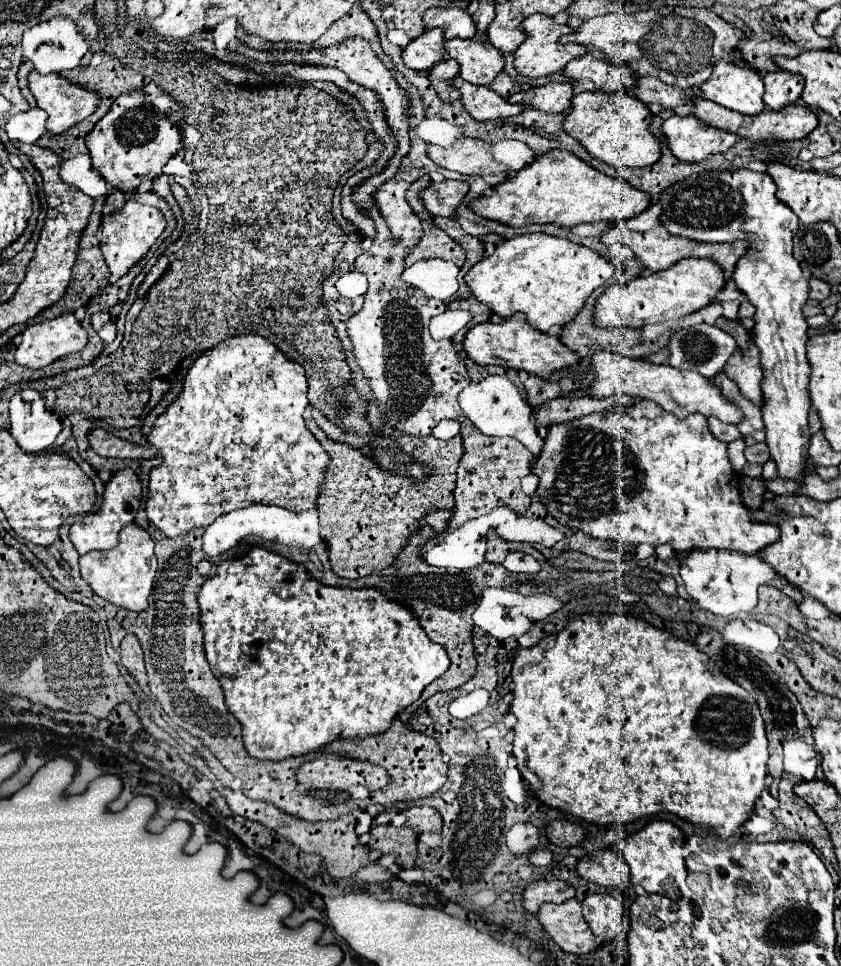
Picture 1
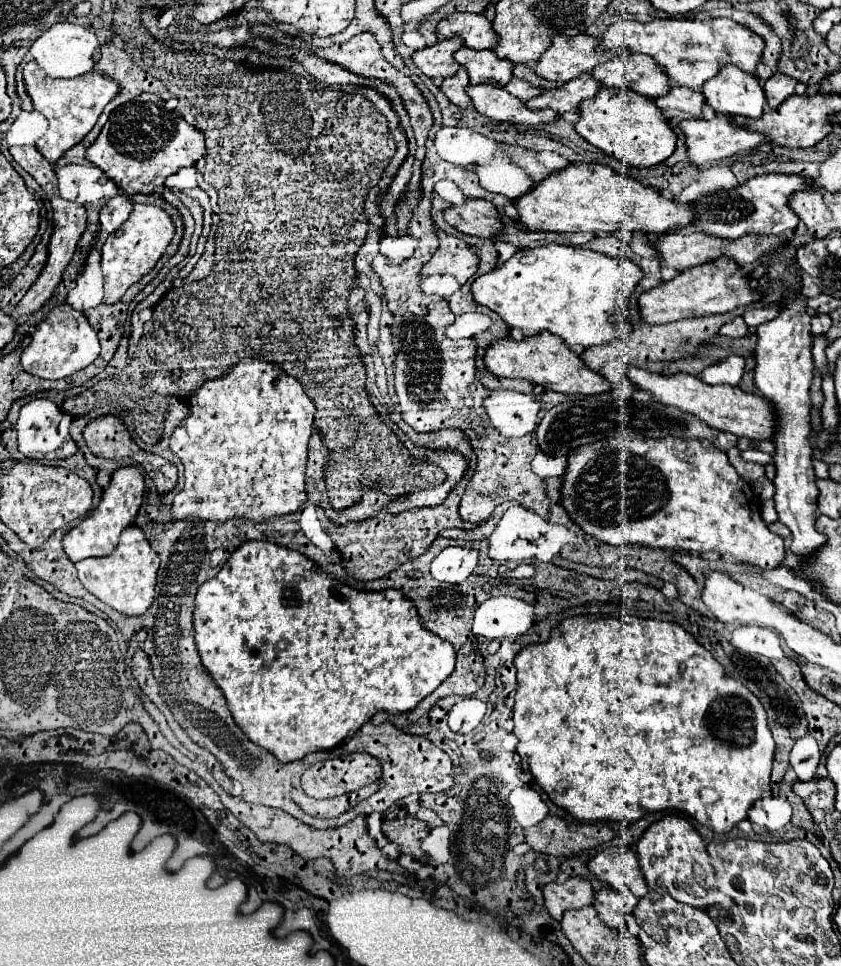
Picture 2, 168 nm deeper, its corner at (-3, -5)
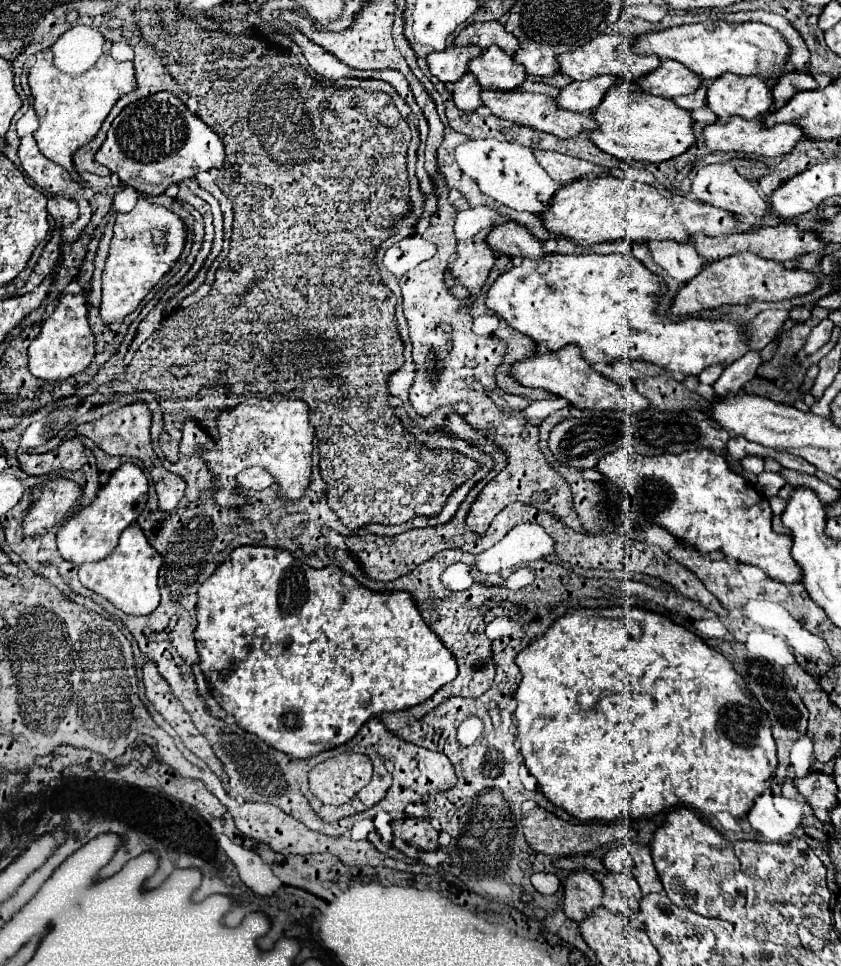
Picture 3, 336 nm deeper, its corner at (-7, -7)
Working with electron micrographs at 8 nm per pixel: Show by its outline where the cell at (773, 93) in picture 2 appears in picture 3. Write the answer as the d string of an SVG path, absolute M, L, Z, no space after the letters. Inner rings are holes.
M788 72L782 74L776 82L776 86L772 88L772 96L774 96L774 106L782 108L794 94L804 92L804 90L816 90L818 84L810 74L804 72Z

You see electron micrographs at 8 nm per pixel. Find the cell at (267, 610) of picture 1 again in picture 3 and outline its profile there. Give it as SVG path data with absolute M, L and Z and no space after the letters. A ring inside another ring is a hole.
M238 546L236 550L232 550L230 556L224 560L224 564L214 572L214 576L208 578L198 588L196 620L198 620L198 626L196 626L194 638L196 638L196 648L200 654L200 668L208 680L212 696L216 696L218 704L236 718L240 728L256 734L262 742L288 754L290 758L310 758L328 748L346 744L362 728L362 724L370 720L372 716L378 716L382 712L398 712L398 710L406 710L416 704L422 704L436 690L440 690L444 684L452 682L458 676L458 664L454 654L426 626L426 622L422 620L408 592L372 592L360 586L350 574L342 572L334 564L316 570L306 564L300 564L288 550L280 550L280 548Z

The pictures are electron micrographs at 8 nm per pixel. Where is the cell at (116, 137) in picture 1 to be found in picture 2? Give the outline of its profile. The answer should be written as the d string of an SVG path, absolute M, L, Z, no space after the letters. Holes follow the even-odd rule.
M140 94L110 114L98 140L88 148L86 158L114 180L120 190L134 196L152 194L168 176L184 166L194 166L204 154L204 134L198 128L190 126L180 114L166 110L160 96Z

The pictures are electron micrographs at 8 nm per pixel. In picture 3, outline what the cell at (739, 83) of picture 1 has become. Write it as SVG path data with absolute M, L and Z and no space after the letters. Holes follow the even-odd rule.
M726 72L710 82L706 104L720 122L728 122L730 116L752 120L768 114L772 94L758 76L736 76Z

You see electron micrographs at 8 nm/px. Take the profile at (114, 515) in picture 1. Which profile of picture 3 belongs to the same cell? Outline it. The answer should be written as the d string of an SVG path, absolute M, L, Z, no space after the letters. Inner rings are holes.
M122 464L108 480L106 486L98 492L96 500L82 508L78 514L74 514L64 526L60 526L56 540L58 550L64 556L64 560L82 566L86 562L98 562L106 556L110 556L118 544L118 538L124 528L136 522L140 512L144 510L148 500L148 480L144 472L136 464Z

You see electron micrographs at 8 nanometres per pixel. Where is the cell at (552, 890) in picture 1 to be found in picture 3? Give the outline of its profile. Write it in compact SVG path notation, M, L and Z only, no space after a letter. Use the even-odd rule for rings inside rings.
M574 872L564 882L564 914L580 922L602 906L602 884L590 872Z

